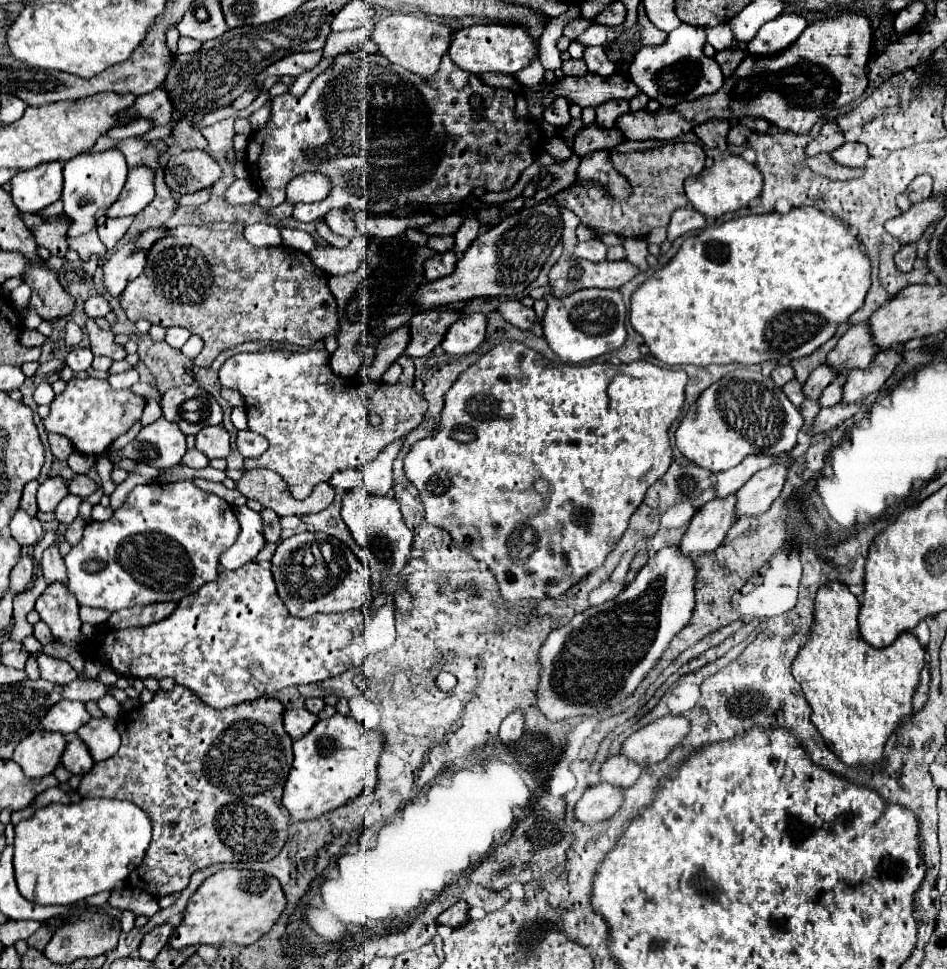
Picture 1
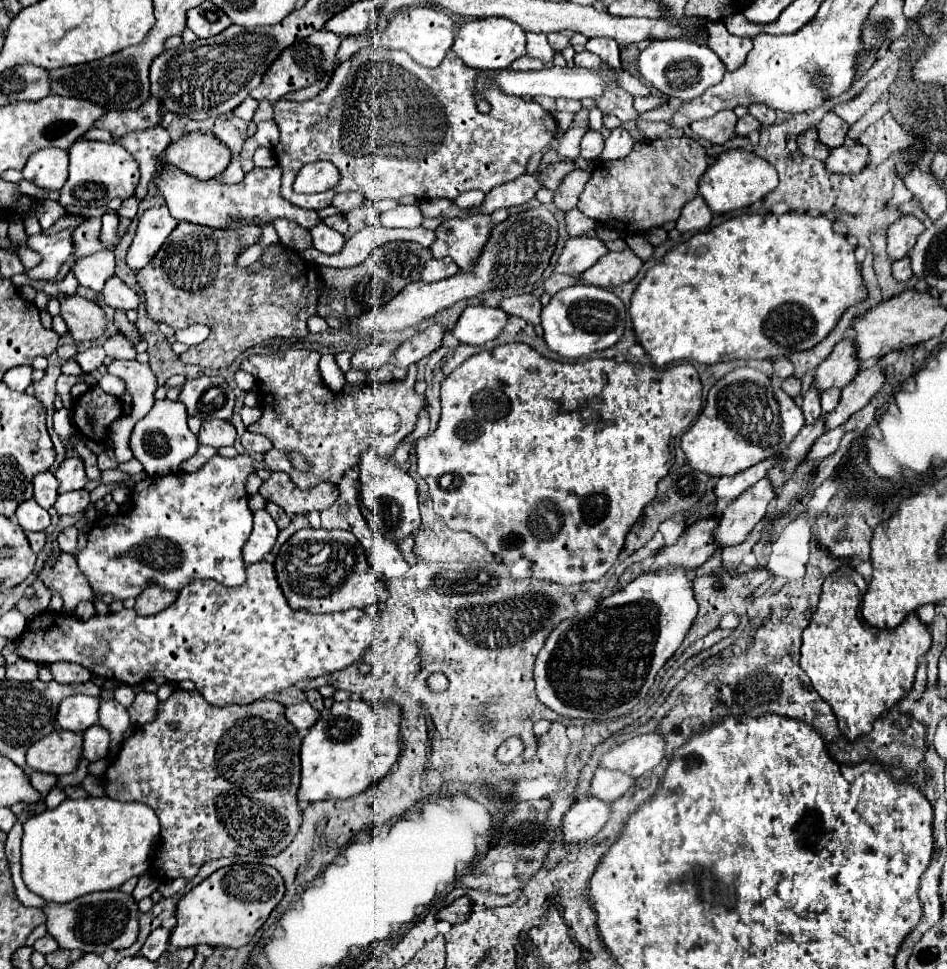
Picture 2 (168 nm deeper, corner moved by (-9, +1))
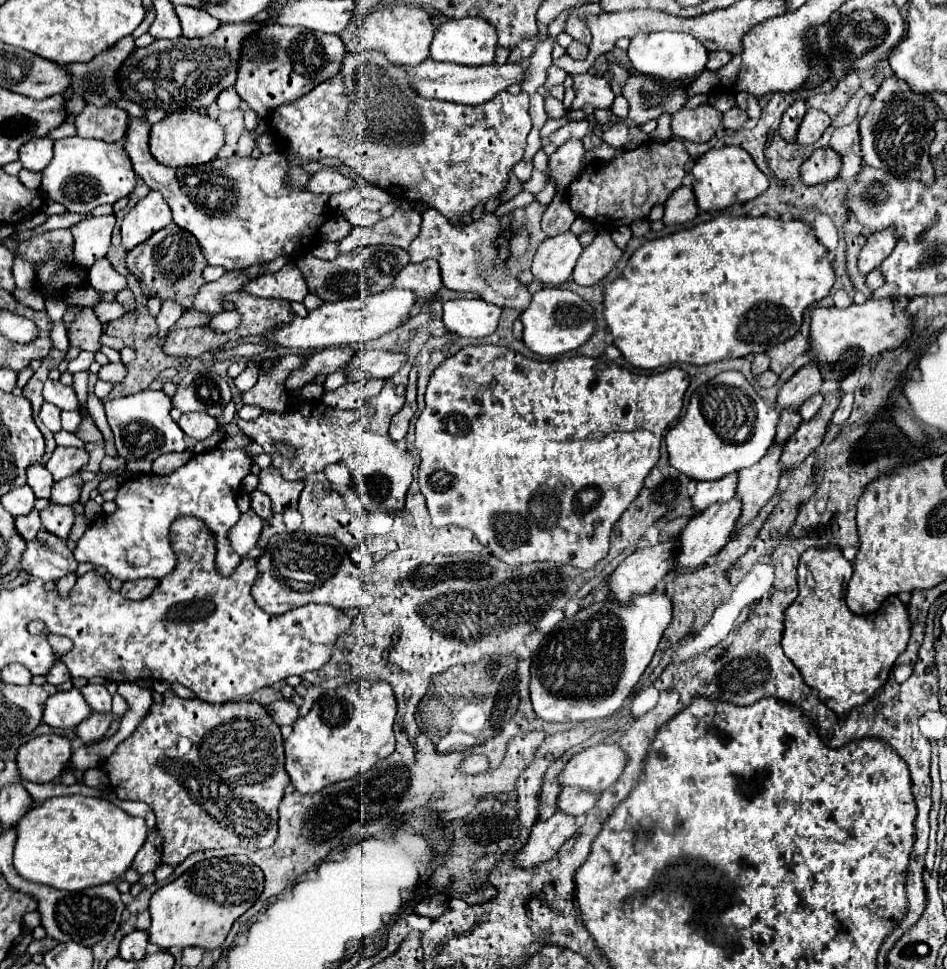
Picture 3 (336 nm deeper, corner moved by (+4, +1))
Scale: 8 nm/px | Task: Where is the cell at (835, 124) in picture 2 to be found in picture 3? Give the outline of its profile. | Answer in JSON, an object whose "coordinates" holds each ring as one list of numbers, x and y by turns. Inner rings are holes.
{"coordinates":[[808,108,800,128,798,128,798,144,814,144,822,138,824,130,830,126,830,118,828,114,816,110,816,108]]}

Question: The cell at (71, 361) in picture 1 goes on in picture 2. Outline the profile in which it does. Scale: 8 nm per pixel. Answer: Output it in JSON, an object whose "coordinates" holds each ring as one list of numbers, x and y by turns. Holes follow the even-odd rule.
{"coordinates":[[91,346,91,348,87,348,75,356,75,360,79,362,79,366,83,368,85,374,97,370,103,364,103,358,105,358,105,352,101,346]]}

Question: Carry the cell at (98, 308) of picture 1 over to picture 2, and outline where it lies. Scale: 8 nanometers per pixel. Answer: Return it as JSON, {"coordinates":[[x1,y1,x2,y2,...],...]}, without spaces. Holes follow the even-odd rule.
{"coordinates":[[111,276,107,282,105,282,105,288,101,290,103,292,103,298,105,298,105,304,109,304,113,310,121,308,121,310,131,310,131,308,137,308,139,306,139,296,133,288,129,288,121,278,117,276]]}

